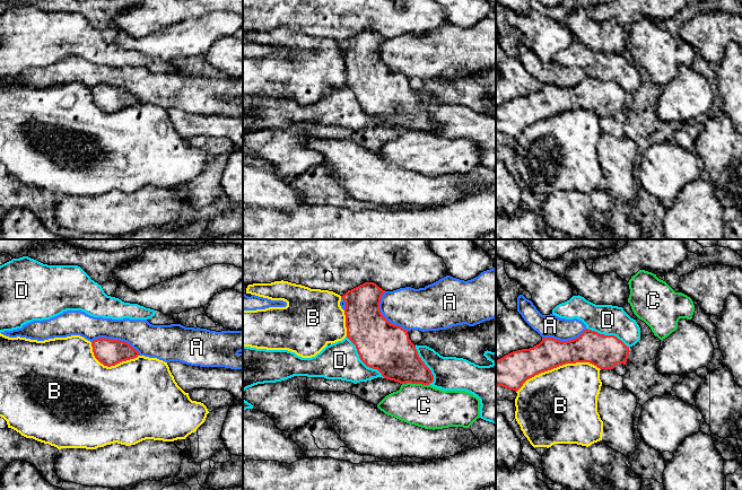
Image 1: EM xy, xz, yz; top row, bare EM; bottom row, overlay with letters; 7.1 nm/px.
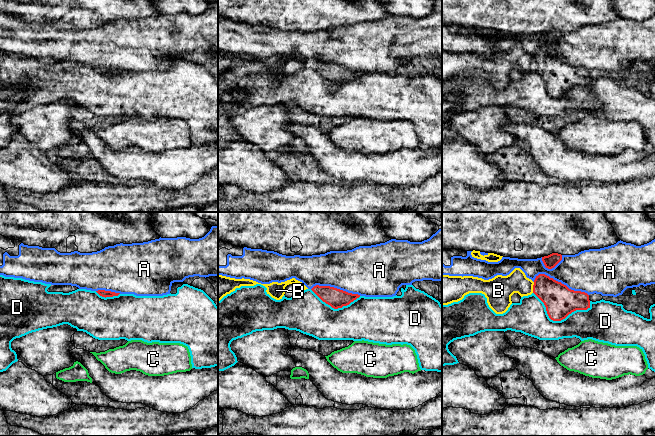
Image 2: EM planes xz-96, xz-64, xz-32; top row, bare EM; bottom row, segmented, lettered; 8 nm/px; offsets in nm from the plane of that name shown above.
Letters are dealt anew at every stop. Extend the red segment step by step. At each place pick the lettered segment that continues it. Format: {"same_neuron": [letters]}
{"same_neuron": []}

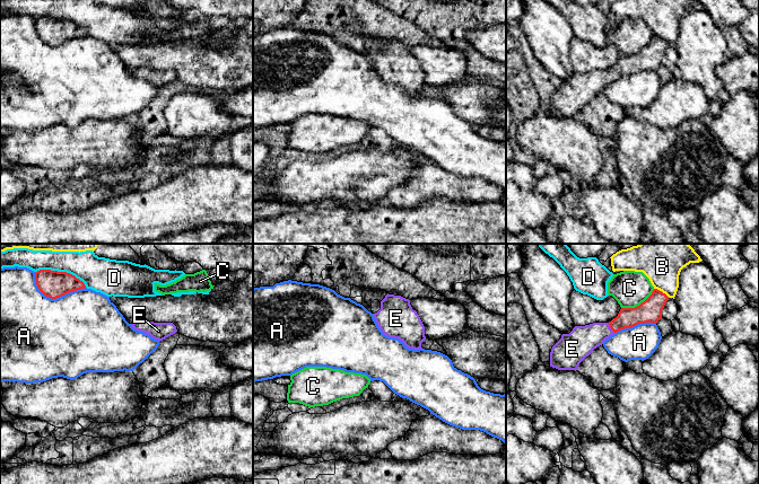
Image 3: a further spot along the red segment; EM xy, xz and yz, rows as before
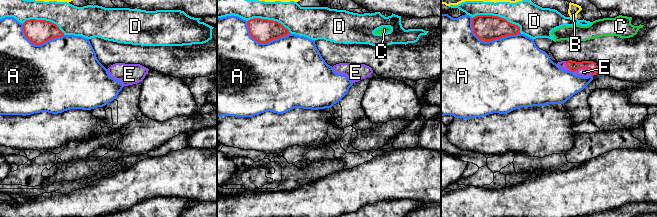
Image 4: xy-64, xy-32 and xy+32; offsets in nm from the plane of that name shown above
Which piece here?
{"same_neuron": ["E"]}

